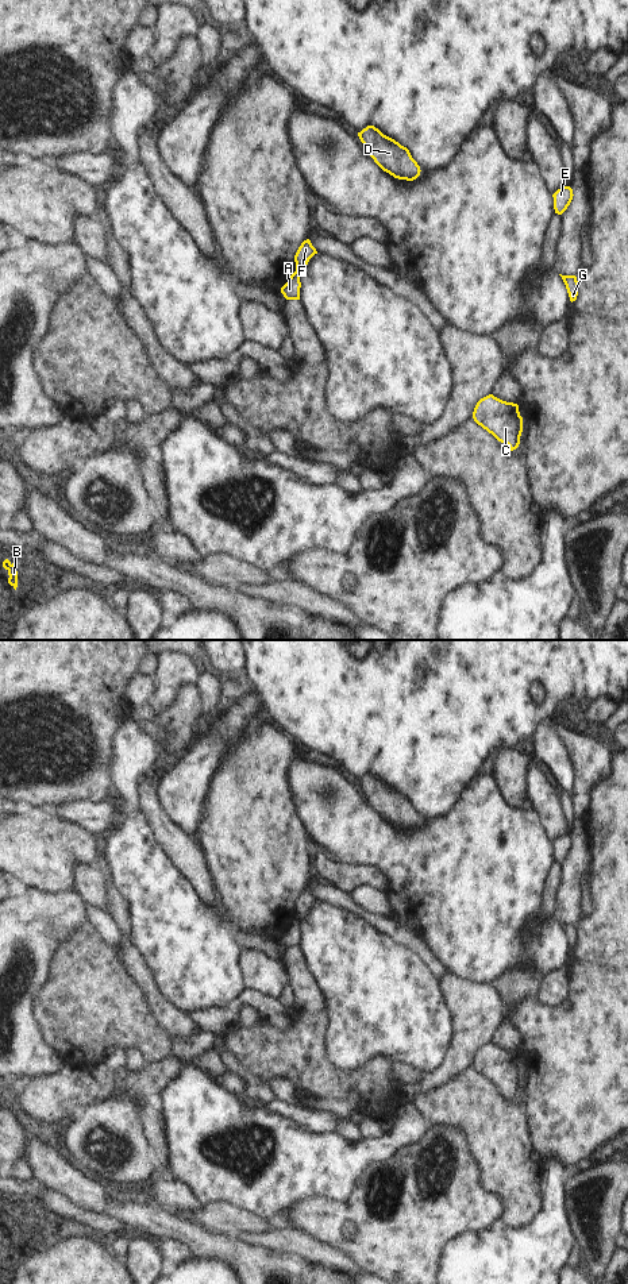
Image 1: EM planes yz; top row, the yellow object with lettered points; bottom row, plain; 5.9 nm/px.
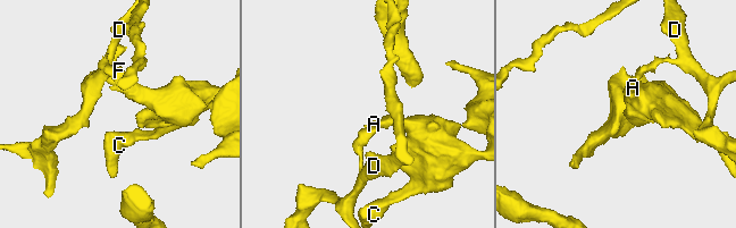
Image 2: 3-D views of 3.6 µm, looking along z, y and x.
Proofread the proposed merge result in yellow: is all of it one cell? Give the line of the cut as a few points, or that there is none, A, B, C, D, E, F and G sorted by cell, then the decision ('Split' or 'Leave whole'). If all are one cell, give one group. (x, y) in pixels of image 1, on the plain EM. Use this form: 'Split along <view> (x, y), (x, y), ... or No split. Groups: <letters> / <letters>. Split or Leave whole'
Split along yz (296, 918), (299, 921). Groups: A C / B D E F G. Split.

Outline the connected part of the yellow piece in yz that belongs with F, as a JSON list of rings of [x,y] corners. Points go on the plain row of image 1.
[[[304,888],[294,903],[296,919],[301,921],[315,902],[317,902],[317,899],[311,888]]]

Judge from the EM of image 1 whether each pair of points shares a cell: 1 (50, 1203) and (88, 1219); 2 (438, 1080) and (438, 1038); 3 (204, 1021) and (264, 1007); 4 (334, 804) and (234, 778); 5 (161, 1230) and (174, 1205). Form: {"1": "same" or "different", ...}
{"1": "same", "2": "different", "3": "same", "4": "different", "5": "different"}

